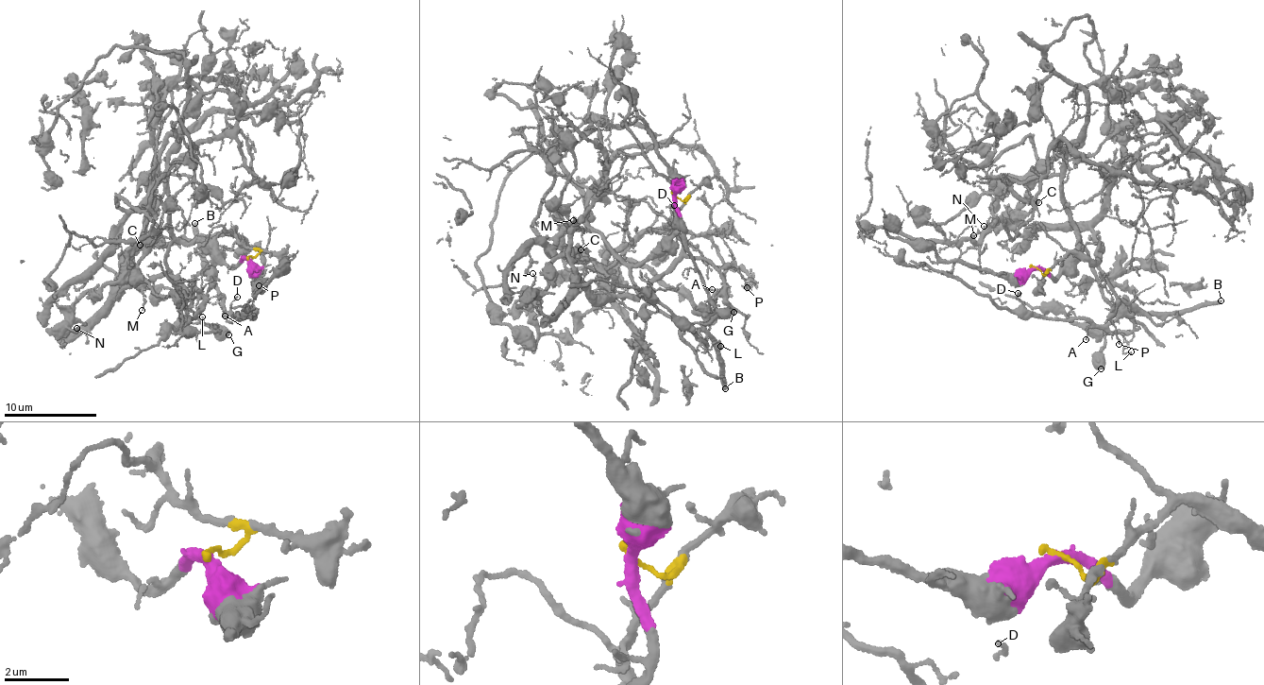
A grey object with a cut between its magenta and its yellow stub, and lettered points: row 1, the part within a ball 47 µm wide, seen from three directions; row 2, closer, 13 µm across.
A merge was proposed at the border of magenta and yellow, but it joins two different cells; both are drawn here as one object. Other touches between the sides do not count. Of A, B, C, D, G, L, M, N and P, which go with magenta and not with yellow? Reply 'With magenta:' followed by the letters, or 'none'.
With magenta: A, B, D, G, L

